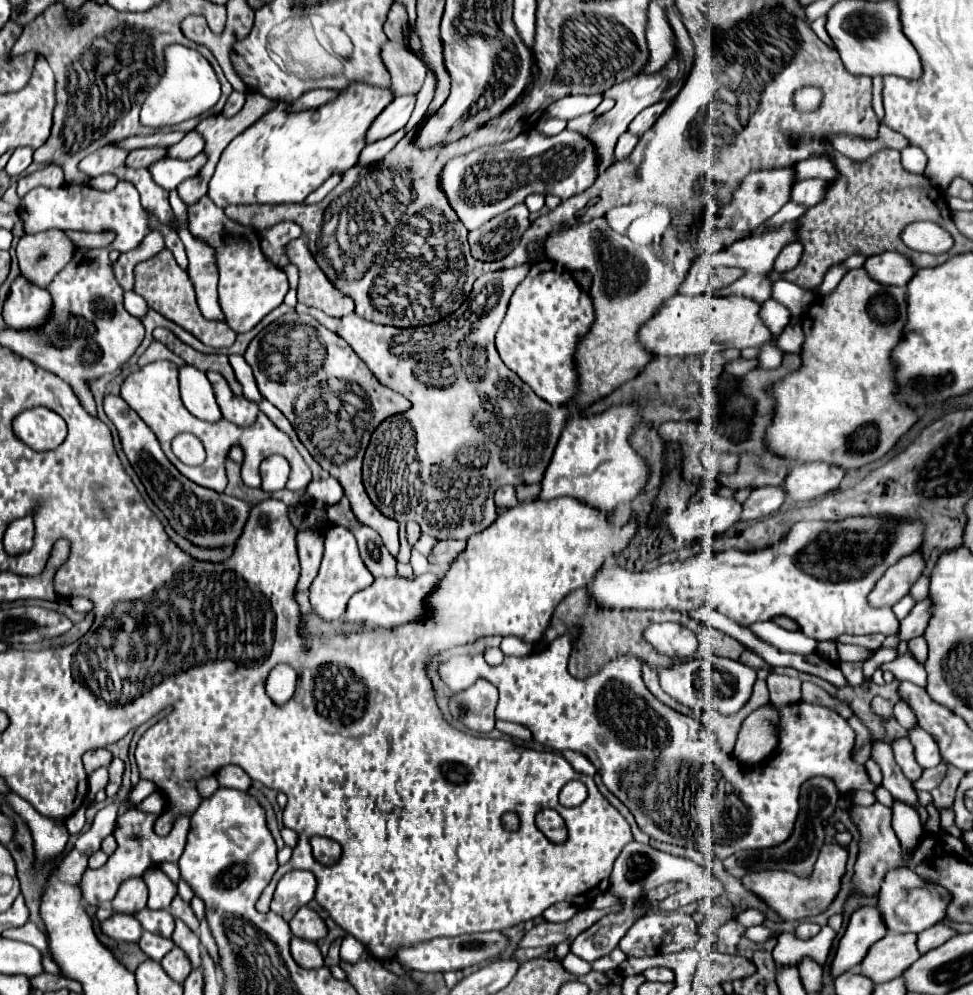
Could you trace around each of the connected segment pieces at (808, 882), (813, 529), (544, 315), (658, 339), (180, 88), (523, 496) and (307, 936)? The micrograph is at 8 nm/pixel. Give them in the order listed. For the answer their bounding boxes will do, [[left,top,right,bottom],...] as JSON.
[[742,844,848,920],[590,516,926,640],[496,260,594,406],[640,294,772,356],[140,44,220,128],[516,484,540,502],[290,906,328,942]]

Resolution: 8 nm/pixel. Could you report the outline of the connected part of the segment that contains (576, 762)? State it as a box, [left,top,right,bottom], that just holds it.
[562,750,596,776]

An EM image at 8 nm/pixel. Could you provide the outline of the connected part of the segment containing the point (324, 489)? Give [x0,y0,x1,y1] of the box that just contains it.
[304,478,344,508]

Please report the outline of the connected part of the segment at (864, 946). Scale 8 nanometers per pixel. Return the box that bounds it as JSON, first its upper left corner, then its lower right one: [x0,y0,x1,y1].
[832,906,886,976]

